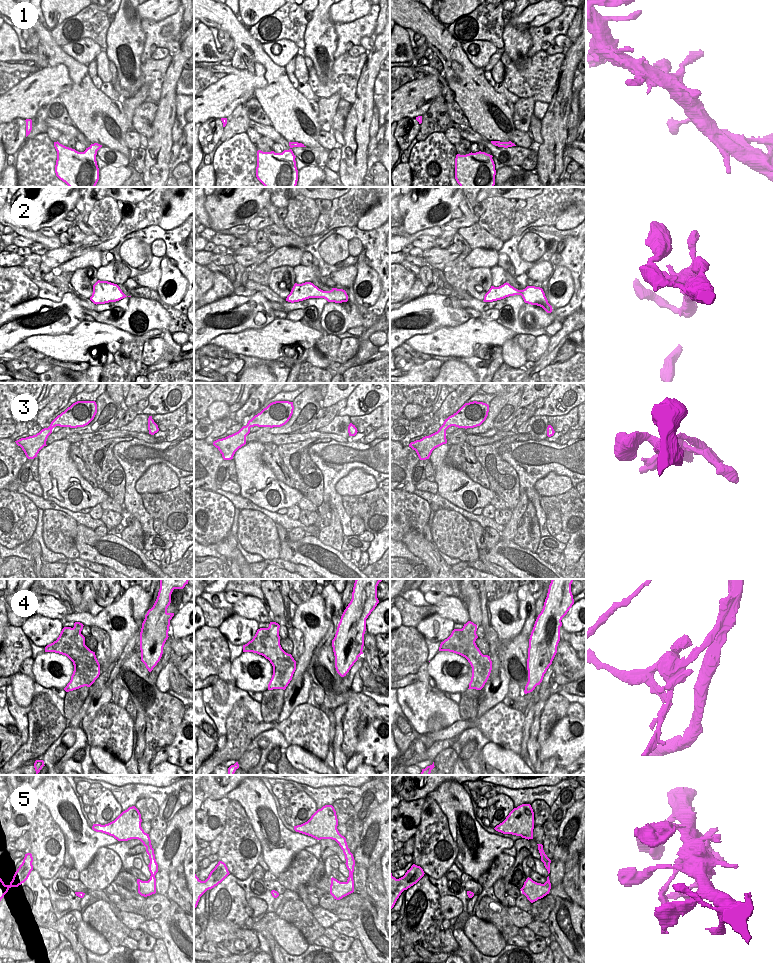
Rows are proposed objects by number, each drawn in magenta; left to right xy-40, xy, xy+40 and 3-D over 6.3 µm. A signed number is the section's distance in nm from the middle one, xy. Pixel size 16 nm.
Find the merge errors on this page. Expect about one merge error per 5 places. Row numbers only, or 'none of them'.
4

